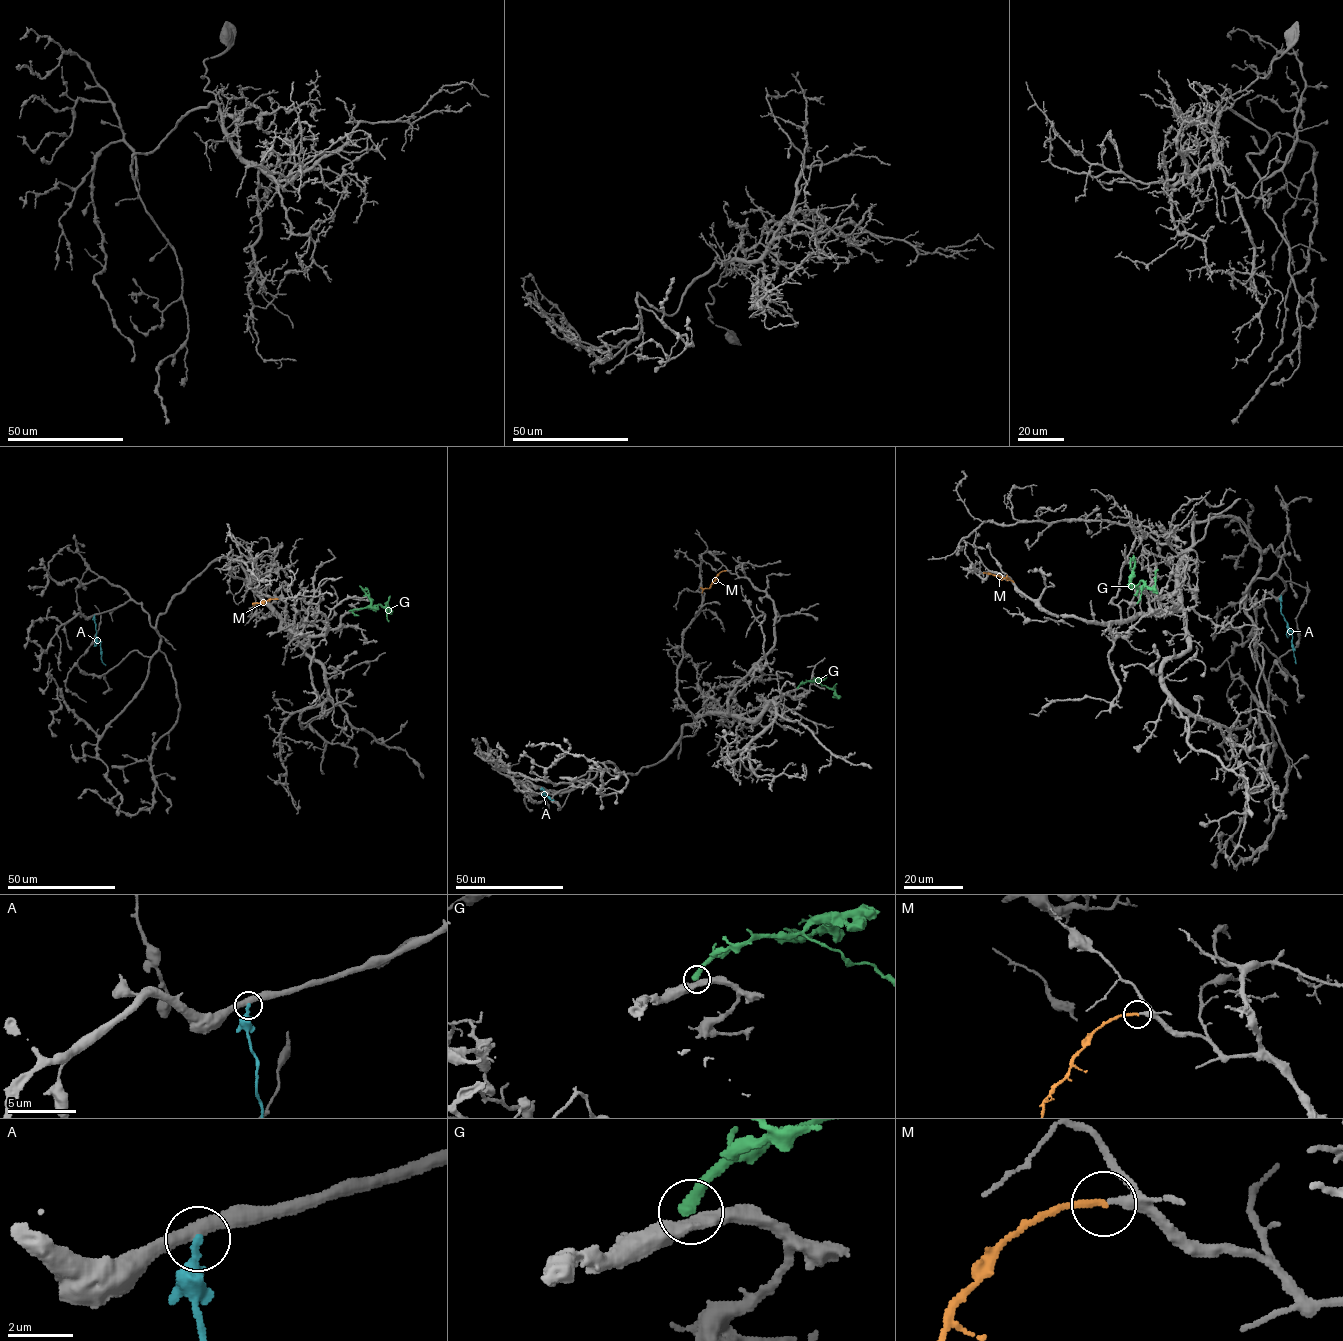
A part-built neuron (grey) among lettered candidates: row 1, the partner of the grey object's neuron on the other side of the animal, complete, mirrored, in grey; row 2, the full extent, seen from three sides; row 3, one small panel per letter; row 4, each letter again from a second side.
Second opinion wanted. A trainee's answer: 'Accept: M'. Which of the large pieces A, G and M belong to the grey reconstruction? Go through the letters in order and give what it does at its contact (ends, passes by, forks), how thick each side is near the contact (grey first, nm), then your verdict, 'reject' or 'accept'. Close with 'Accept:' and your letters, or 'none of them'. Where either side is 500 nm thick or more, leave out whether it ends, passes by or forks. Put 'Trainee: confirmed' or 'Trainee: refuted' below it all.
A: it ends | 400/280 nm | reject
G: it ends | 440/360 nm | reject
M: it ends | 200/200 nm | accept
Accept: M
Trainee: confirmed

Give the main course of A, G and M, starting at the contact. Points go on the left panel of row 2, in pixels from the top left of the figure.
A: (94, 615), (96, 639), (100, 643), (101, 659), (105, 665)
G: (350, 611), (379, 604), (388, 610), (390, 596)
M: (278, 599), (254, 606)

